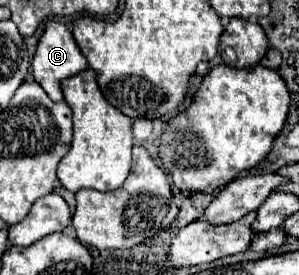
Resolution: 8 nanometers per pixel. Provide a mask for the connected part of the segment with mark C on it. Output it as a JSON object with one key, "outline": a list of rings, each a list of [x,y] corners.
{"outline":[[[55,20],[47,22],[47,26],[45,26],[41,38],[39,38],[33,62],[31,62],[31,72],[33,72],[35,82],[41,84],[41,88],[47,92],[47,96],[51,96],[53,100],[59,102],[59,100],[63,100],[63,92],[61,92],[59,82],[63,78],[79,74],[85,68],[87,68],[87,60],[81,56],[81,50],[77,46],[73,34],[67,30],[67,26],[61,24],[61,22],[55,22]]]}

